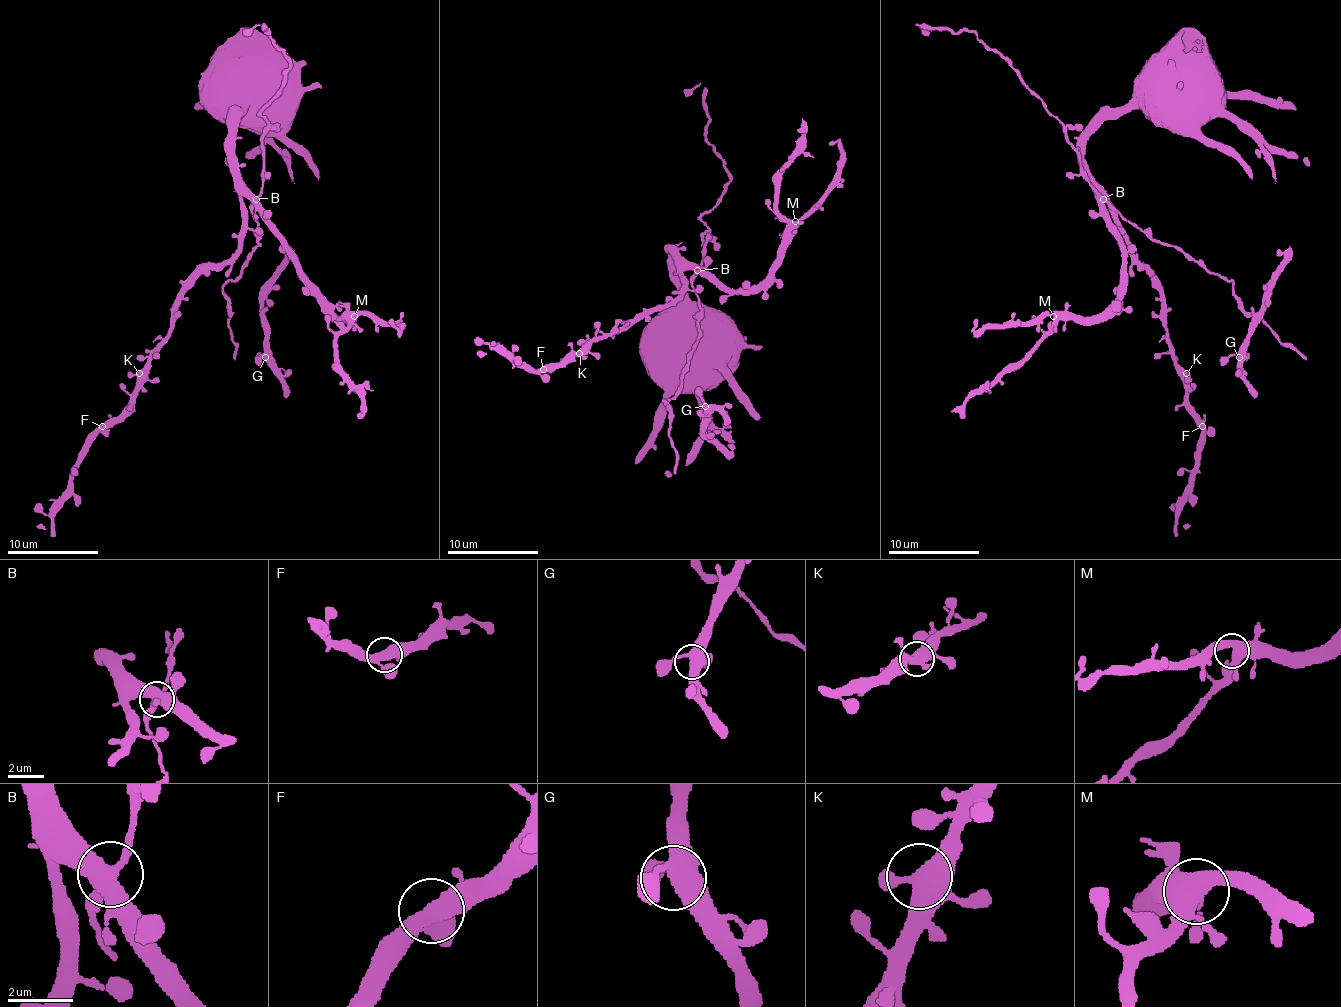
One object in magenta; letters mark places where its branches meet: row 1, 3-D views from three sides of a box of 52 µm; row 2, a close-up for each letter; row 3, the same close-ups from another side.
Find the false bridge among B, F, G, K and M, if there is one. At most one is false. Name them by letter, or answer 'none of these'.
none of these

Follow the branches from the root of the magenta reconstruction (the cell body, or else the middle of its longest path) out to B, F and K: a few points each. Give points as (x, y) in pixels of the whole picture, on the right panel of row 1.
B: (1152, 96), (1135, 99), (1129, 105), (1113, 110), (1083, 140), (1085, 176), (1103, 199)
F: (1152, 96), (1113, 110), (1083, 140), (1083, 163), (1161, 293), (1165, 341), (1202, 426)
K: (1152, 96), (1113, 110), (1083, 140), (1083, 163), (1129, 252), (1161, 293), (1165, 341), (1186, 373)

